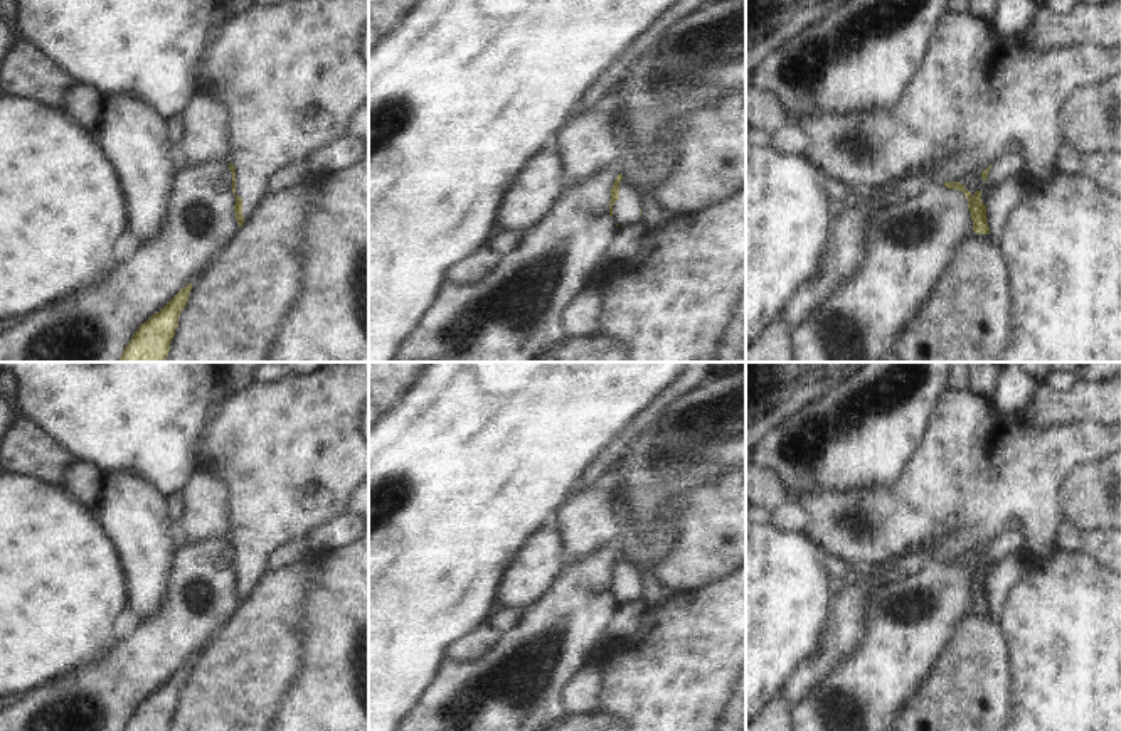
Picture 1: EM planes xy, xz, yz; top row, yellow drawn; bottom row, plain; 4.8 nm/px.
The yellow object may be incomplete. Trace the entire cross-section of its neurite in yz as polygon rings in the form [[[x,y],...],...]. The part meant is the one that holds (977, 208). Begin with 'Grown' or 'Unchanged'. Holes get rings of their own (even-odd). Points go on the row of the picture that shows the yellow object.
Grown. [[[948,8],[943,13],[939,25],[936,27],[931,37],[929,51],[922,59],[919,69],[916,71],[916,76],[907,84],[904,94],[892,108],[870,108],[865,111],[850,111],[850,113],[818,111],[811,118],[789,120],[789,121],[793,121],[806,135],[808,145],[803,157],[813,162],[820,168],[823,179],[838,180],[845,184],[852,192],[857,192],[857,190],[880,190],[889,187],[894,182],[902,182],[906,177],[916,175],[919,172],[927,172],[931,175],[931,184],[943,184],[948,189],[961,190],[968,199],[973,231],[978,234],[990,234],[990,227],[986,222],[986,205],[981,202],[981,185],[988,179],[991,163],[996,162],[1003,153],[1007,153],[1013,143],[1018,143],[1025,136],[1030,136],[1037,148],[1037,158],[1040,165],[1042,167],[1050,165],[1054,172],[1057,162],[1057,150],[1062,145],[1062,138],[1059,131],[1059,115],[1065,99],[1081,88],[1091,86],[1094,83],[1101,83],[1118,74],[1121,74],[1121,45],[1106,49],[1102,45],[1079,44],[1059,51],[1035,51],[1030,47],[1028,30],[1017,39],[1000,39],[991,32],[990,20],[978,19],[971,12],[953,12],[951,8]]]

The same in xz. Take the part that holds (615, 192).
Grown. [[[658,40],[646,49],[623,79],[609,86],[601,108],[608,126],[621,126],[635,147],[635,157],[645,172],[641,184],[630,185],[619,173],[611,189],[609,216],[616,226],[630,226],[641,219],[641,197],[653,194],[663,182],[672,180],[678,160],[673,125],[697,109],[727,99],[746,86],[700,88],[682,96],[672,96],[658,72]]]

